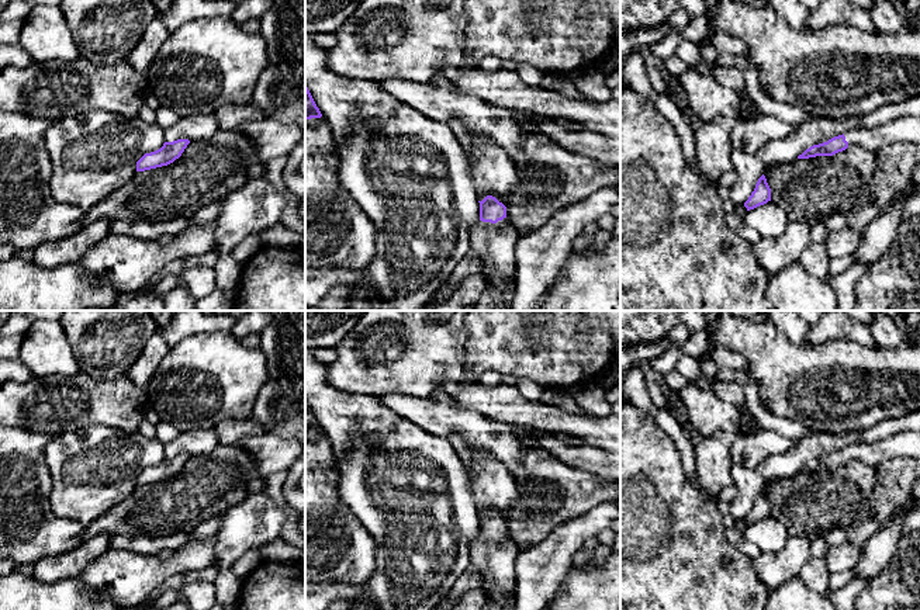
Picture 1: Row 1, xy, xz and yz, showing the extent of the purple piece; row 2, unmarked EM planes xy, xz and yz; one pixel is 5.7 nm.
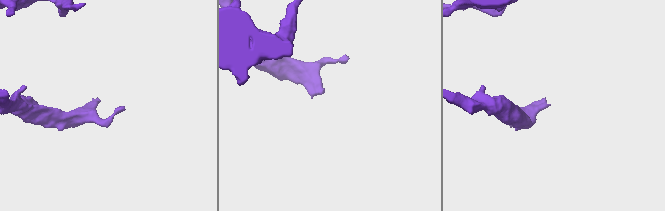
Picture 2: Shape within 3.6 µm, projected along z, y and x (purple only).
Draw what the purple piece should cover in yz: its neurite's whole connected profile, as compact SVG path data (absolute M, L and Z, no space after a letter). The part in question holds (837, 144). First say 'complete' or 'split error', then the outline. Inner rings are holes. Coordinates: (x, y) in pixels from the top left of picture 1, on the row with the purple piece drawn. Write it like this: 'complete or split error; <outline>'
split error; M903 117L872 128L851 128L845 134L834 136L827 142L810 146L799 155L798 159L833 156L845 150L850 145L858 145L878 153L882 149L900 142L920 143L919 118Z

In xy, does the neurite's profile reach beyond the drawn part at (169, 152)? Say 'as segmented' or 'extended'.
as segmented

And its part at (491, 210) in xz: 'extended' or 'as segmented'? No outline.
extended

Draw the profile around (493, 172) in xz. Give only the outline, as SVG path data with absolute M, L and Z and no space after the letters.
M467 129L471 136L471 150L464 150L468 171L477 188L477 198L483 201L487 195L506 202L515 197L518 187L518 170L505 150L491 143L475 132Z

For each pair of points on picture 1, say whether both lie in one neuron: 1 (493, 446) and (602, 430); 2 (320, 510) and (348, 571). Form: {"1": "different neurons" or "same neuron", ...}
{"1": "different neurons", "2": "same neuron"}

